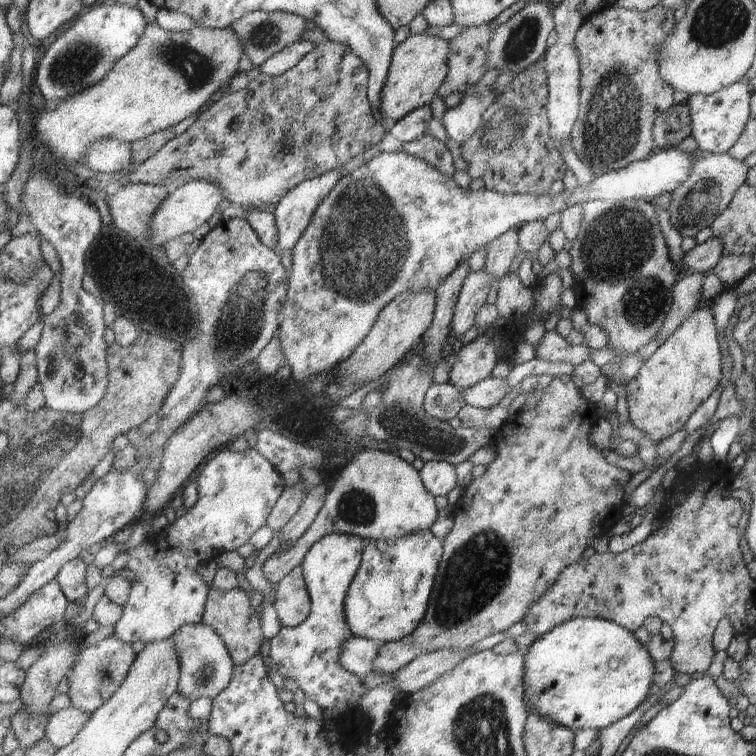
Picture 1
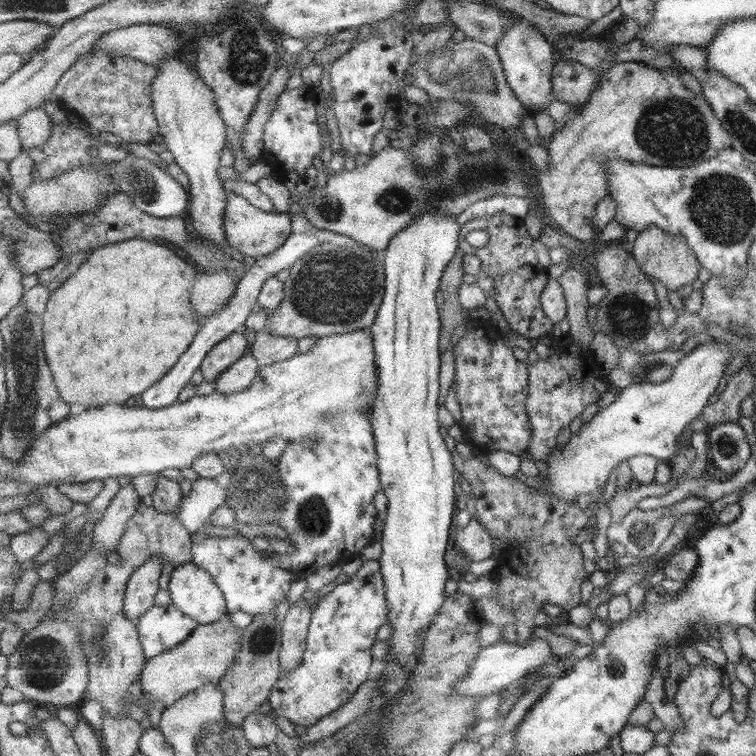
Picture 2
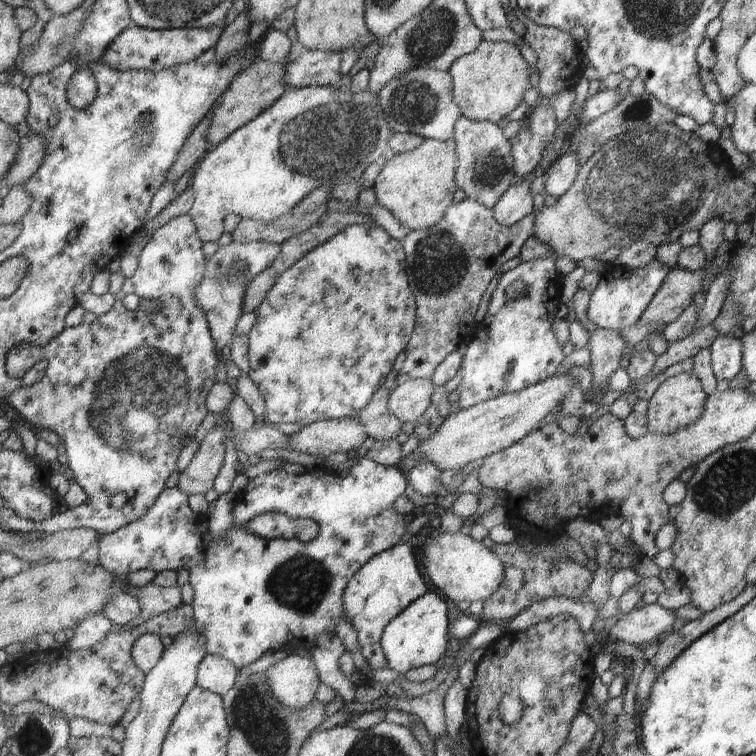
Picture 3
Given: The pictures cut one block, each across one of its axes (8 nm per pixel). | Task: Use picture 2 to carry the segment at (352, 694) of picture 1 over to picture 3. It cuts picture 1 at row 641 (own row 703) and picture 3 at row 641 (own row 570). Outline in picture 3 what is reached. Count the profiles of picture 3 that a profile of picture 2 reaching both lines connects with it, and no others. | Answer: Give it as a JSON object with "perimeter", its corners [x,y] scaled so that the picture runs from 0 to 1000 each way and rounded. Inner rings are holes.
{"perimeter":[[[542,717],[503,730],[484,743],[463,767],[452,788],[456,795],[458,817],[470,829],[476,864],[489,885],[516,884],[504,851],[505,839],[521,817],[525,817],[549,794],[562,787],[565,780],[567,775],[557,762]]]}

